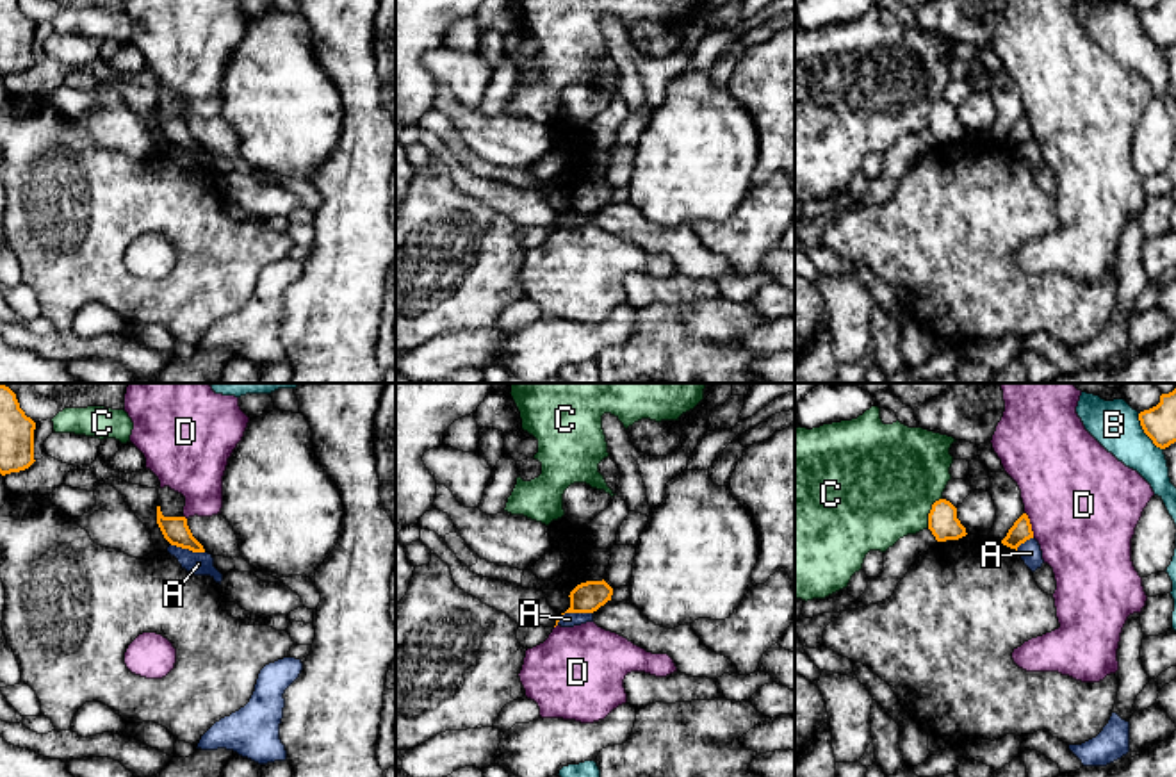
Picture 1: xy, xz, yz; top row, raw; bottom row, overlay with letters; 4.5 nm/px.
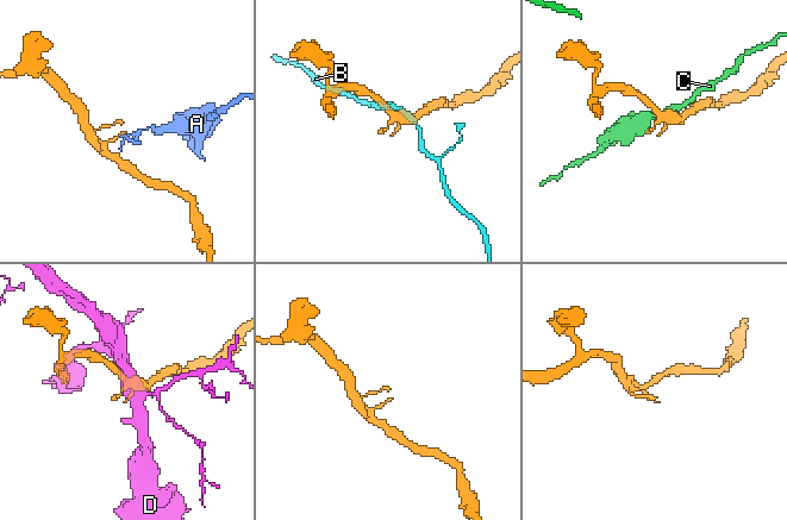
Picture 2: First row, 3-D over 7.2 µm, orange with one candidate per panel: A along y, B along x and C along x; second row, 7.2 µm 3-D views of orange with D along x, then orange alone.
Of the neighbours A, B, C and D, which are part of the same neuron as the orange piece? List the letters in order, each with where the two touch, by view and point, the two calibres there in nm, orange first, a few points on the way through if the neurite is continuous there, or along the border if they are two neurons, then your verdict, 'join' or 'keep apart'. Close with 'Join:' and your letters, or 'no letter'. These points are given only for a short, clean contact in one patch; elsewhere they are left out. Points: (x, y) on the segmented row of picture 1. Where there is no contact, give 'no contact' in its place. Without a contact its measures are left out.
A: meets orange in xz at (572, 612); 140 nm thick on the orange side, 60 nm on the other; border along xz (592, 612), (567, 612), (556, 624); keep apart
B: meets orange in yz at (1144, 432); 160 nm thick on the orange side, 220 nm on the other; border along yz (1137, 414), (1143, 432), (1162, 449); keep apart
C: meets orange in yz at (930, 512); 140 nm thick on the orange side, 480 nm on the other; keep apart
D: meets orange in yz at (1030, 524); 90 nm thick on the orange side, 500 nm on the other; keep apart
Join: no letter

